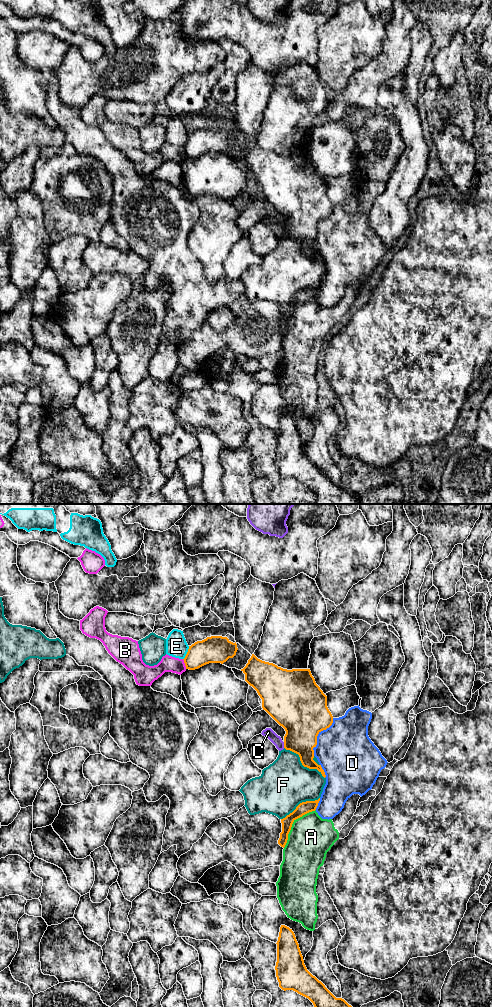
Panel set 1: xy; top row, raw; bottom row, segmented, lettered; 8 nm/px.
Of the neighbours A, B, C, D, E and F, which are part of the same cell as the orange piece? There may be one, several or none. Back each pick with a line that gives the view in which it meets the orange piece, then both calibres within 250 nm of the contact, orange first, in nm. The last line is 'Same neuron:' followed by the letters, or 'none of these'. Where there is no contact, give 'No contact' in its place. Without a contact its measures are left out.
Same neuron: none of these

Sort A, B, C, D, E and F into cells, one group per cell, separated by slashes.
A / B / C / D / E / F

